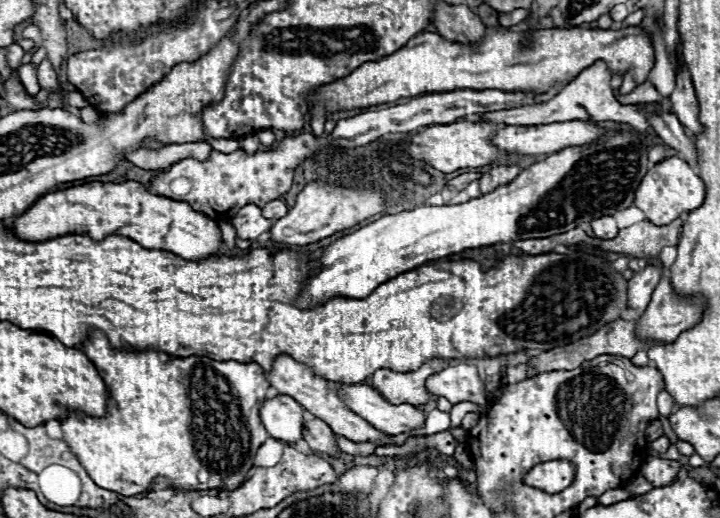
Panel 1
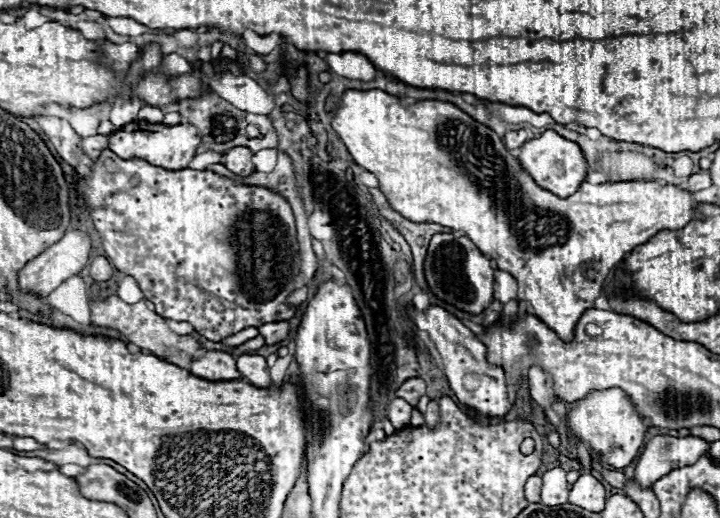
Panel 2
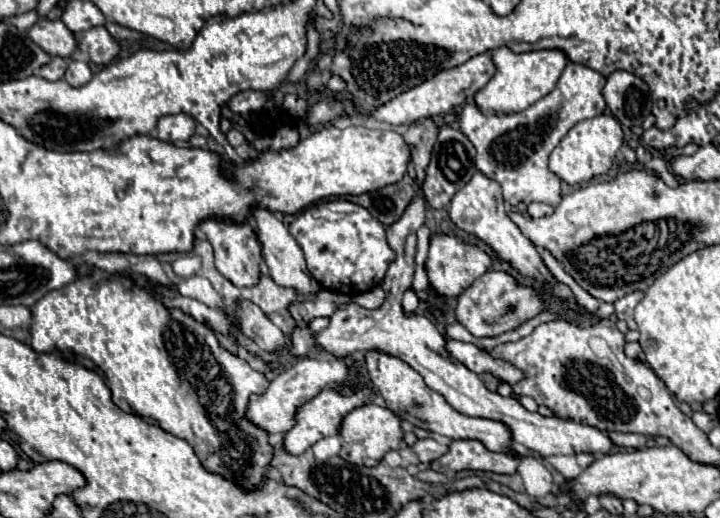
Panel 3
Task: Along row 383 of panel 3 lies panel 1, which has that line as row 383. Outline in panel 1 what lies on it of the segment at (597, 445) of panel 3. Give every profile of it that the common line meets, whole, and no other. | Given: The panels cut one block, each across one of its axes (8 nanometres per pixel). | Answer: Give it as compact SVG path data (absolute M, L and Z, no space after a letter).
M456 364L442 368L426 380L426 390L434 396L448 398L452 404L484 404L484 384L478 378L478 368L472 364Z

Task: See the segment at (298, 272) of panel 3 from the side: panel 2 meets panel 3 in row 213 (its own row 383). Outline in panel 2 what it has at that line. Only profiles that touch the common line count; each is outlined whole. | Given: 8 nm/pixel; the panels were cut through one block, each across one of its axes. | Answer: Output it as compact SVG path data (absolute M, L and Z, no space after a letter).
M242 354L236 358L236 366L238 366L238 372L242 374L242 378L246 378L250 384L262 386L262 388L272 384L264 356Z

